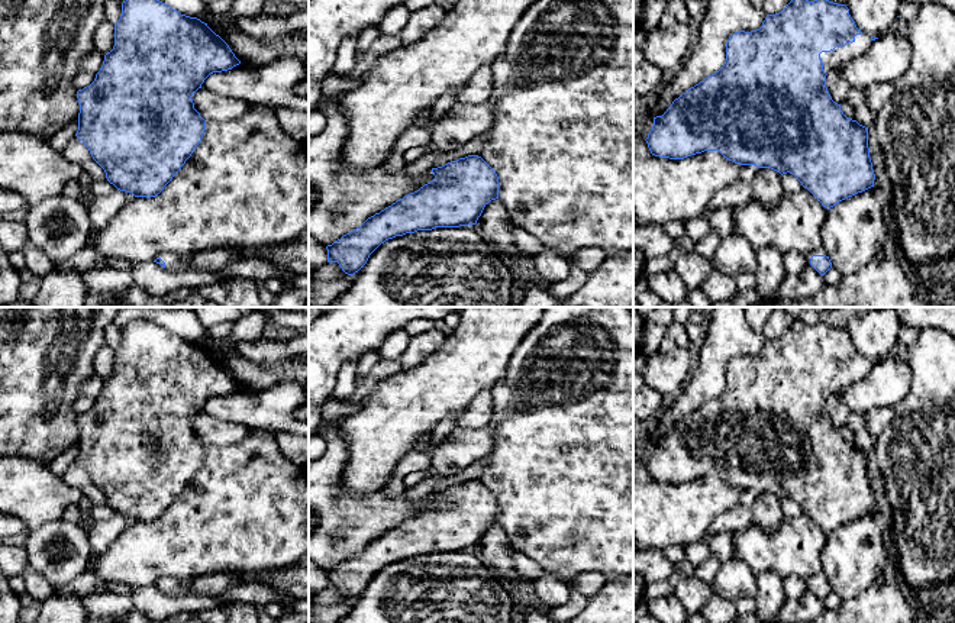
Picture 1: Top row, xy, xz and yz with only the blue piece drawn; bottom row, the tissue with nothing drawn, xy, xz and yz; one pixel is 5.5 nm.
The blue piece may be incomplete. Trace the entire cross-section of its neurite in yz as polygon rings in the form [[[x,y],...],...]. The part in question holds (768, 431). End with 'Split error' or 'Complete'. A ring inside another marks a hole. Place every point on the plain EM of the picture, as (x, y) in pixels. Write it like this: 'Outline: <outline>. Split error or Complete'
Outline: [[[796,319],[775,339],[767,339],[762,351],[751,356],[736,356],[726,367],[723,391],[683,417],[654,451],[645,464],[652,480],[684,484],[704,475],[719,475],[726,484],[741,490],[771,493],[793,498],[827,535],[836,527],[874,511],[875,498],[869,482],[868,452],[843,439],[826,411],[826,400],[861,381],[878,364],[856,352],[845,329],[822,320],[809,326]]]. Split error

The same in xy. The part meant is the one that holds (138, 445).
Outline: [[[136,319],[122,327],[122,340],[114,348],[114,371],[104,380],[94,406],[77,416],[75,461],[117,514],[135,522],[155,522],[204,459],[206,445],[194,433],[191,420],[210,398],[239,388],[229,369],[207,348],[181,339],[155,322]]]. Complete

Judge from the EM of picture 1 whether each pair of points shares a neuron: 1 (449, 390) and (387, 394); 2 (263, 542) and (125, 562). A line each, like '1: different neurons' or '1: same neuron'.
1: same neuron
2: same neuron

